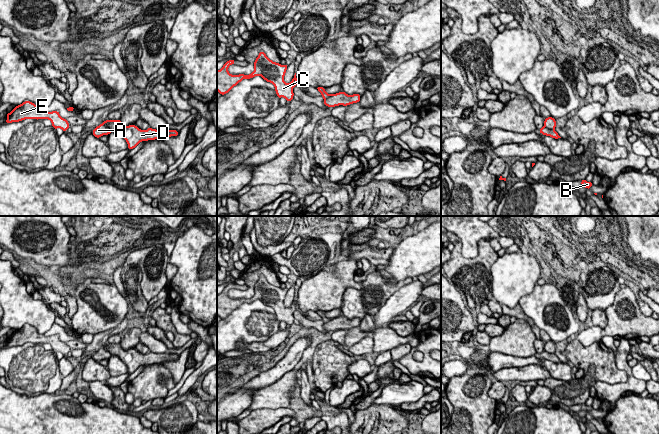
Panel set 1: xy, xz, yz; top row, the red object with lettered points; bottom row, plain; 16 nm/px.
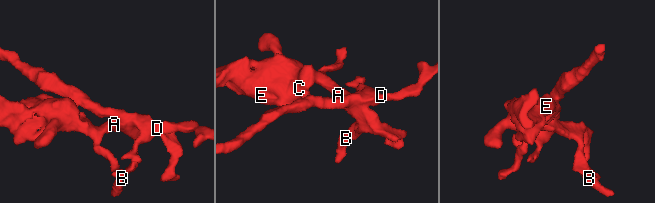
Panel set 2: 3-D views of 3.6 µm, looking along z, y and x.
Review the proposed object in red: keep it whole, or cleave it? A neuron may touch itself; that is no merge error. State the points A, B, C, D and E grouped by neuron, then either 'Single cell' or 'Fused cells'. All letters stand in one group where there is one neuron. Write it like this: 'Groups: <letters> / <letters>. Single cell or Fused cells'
Groups: A B C E / D. Fused cells

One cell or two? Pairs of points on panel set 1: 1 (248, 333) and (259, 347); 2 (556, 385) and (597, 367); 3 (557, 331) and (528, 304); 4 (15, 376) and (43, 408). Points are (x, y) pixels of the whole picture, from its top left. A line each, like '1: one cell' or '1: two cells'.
1: two cells
2: one cell
3: one cell
4: two cells

